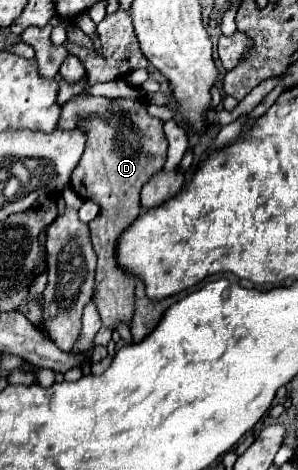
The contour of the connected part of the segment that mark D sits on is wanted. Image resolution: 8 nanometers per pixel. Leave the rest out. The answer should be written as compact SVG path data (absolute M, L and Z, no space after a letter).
M116 99L112 115L108 119L90 117L78 127L86 129L88 141L80 163L72 173L72 189L84 201L94 201L100 207L96 219L90 221L92 247L98 255L96 269L96 307L102 317L102 325L114 329L118 321L128 323L134 307L134 277L118 265L118 237L140 215L140 189L152 179L166 161L168 141L162 131L162 121L146 113L146 101Z

